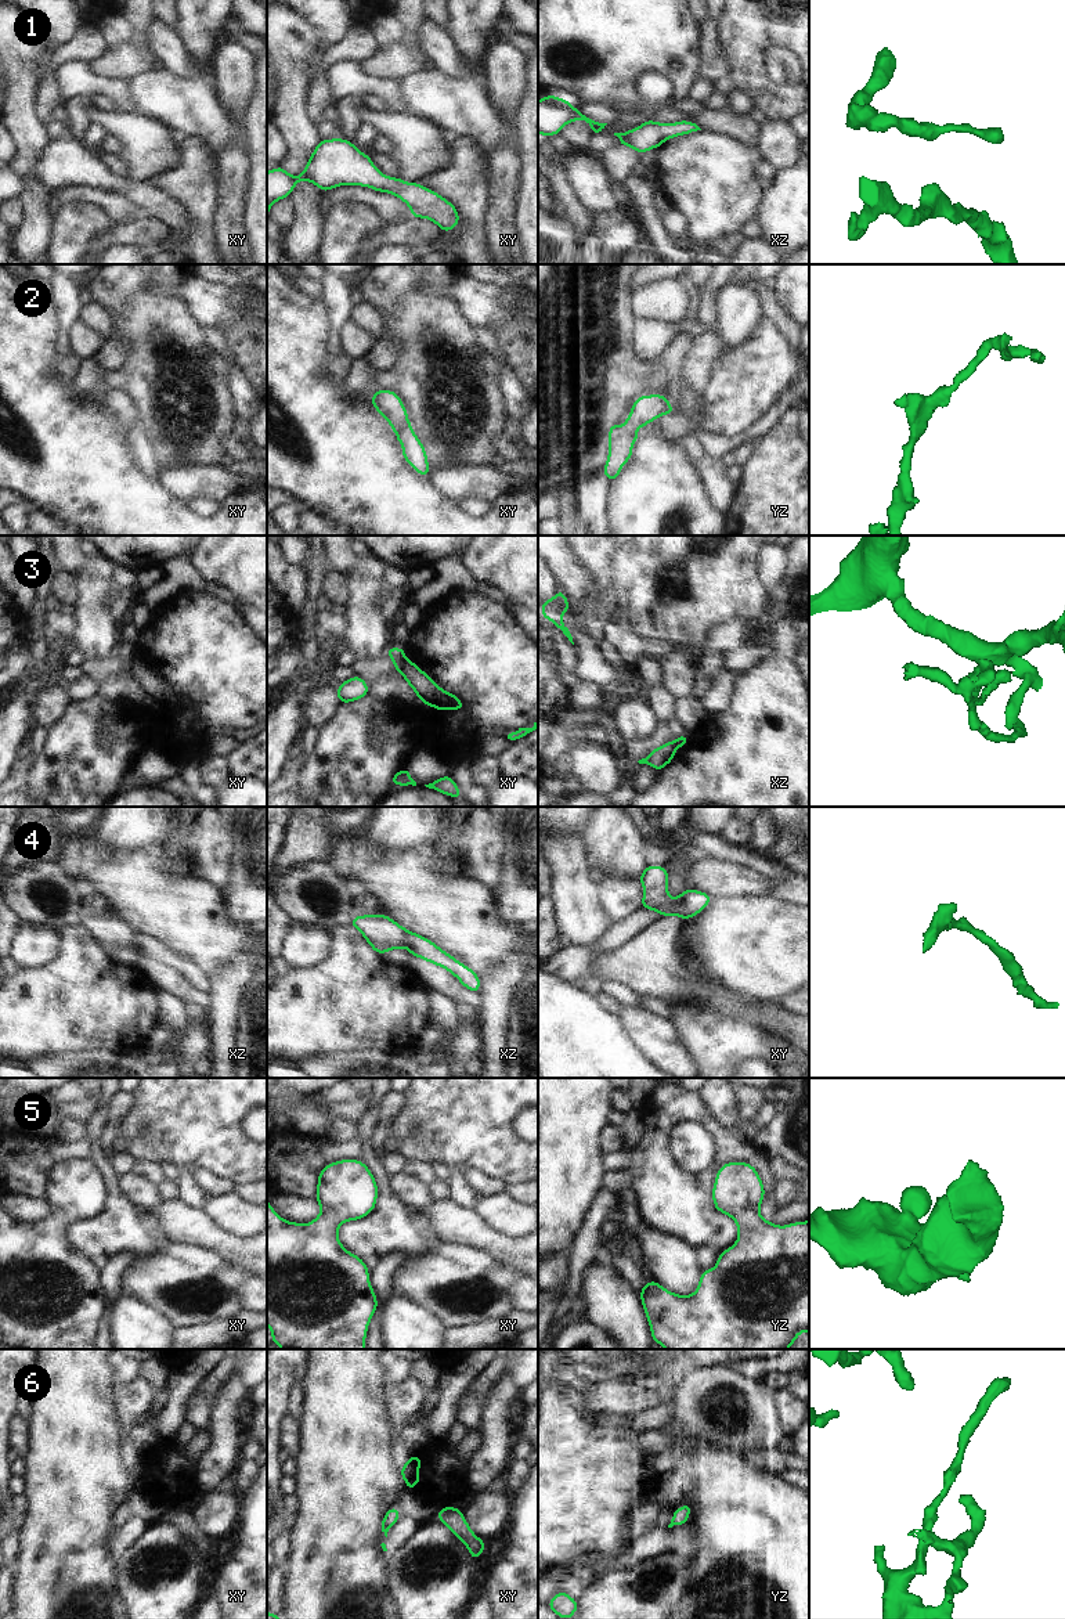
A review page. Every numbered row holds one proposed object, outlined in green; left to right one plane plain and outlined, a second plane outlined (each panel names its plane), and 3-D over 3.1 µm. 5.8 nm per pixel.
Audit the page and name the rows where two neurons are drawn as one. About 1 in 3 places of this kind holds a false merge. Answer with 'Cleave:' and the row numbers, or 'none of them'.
Cleave: 3

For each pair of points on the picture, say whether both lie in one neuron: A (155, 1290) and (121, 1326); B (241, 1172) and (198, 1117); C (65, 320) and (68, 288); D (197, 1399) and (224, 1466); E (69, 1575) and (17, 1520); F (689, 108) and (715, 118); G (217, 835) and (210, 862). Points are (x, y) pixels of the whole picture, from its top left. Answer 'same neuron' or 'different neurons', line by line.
A: different neurons
B: same neuron
C: same neuron
D: different neurons
E: different neurons
F: different neurons
G: same neuron

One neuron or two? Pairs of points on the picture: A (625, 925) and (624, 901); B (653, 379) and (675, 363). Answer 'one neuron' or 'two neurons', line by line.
A: two neurons
B: two neurons

